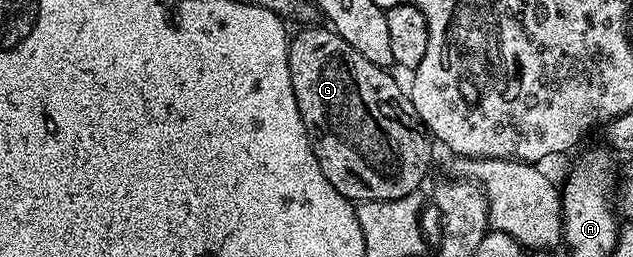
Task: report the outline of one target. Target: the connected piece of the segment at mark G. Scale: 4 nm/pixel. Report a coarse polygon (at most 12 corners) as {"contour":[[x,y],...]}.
{"contour":[[332,27],[289,40],[319,170],[354,202],[418,191],[434,145],[392,71]]}

